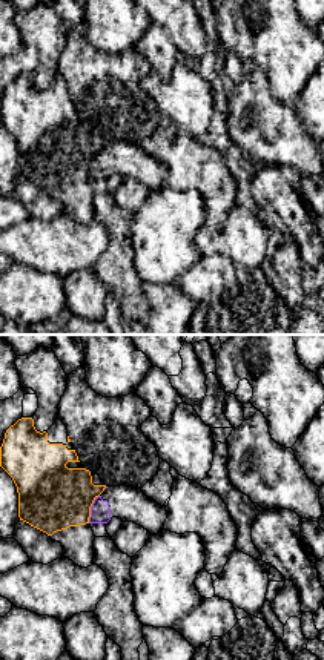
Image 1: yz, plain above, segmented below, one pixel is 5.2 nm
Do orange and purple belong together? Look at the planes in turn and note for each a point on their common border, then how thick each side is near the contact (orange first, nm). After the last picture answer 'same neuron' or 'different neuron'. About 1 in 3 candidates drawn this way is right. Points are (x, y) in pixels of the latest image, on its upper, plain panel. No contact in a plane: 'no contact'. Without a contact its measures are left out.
contact (89, 164); calibres 360 and 110 nm

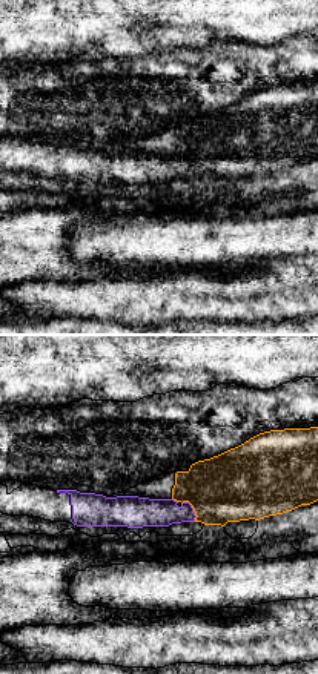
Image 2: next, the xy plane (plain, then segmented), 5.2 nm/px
contact (194, 166); calibres 360 and 150 nm

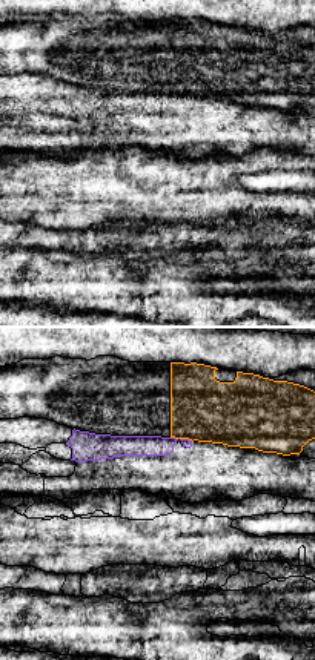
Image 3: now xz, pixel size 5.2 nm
contact (174, 92); calibres 340 and 110 nm

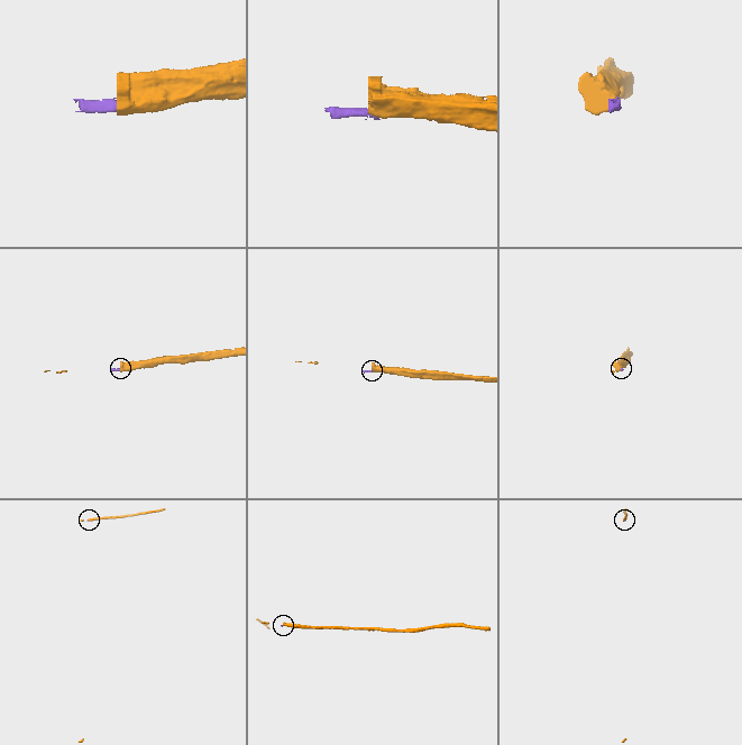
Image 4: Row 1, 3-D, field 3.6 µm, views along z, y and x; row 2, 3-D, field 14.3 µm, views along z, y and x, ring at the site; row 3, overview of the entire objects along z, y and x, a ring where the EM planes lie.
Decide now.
different neuron

